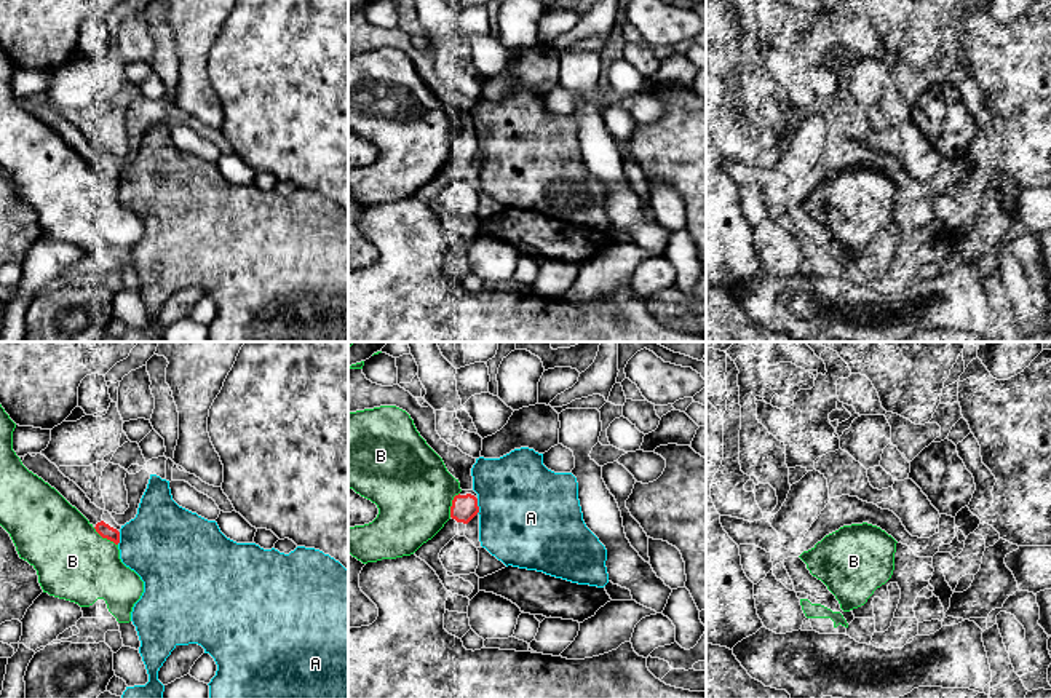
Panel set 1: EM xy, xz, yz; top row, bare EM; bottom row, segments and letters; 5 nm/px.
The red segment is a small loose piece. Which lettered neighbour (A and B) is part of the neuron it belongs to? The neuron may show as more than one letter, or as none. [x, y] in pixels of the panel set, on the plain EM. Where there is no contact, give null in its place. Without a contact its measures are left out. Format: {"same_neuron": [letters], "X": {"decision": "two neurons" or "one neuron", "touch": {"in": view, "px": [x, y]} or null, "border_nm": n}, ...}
{"same_neuron": ["B"], "A": {"decision": "two neurons", "touch": {"in": "xz", "px": [478, 149]}, "border_nm": 80}, "B": {"decision": "one neuron", "touch": {"in": "xy", "px": [106, 179]}, "border_nm": 160}}

